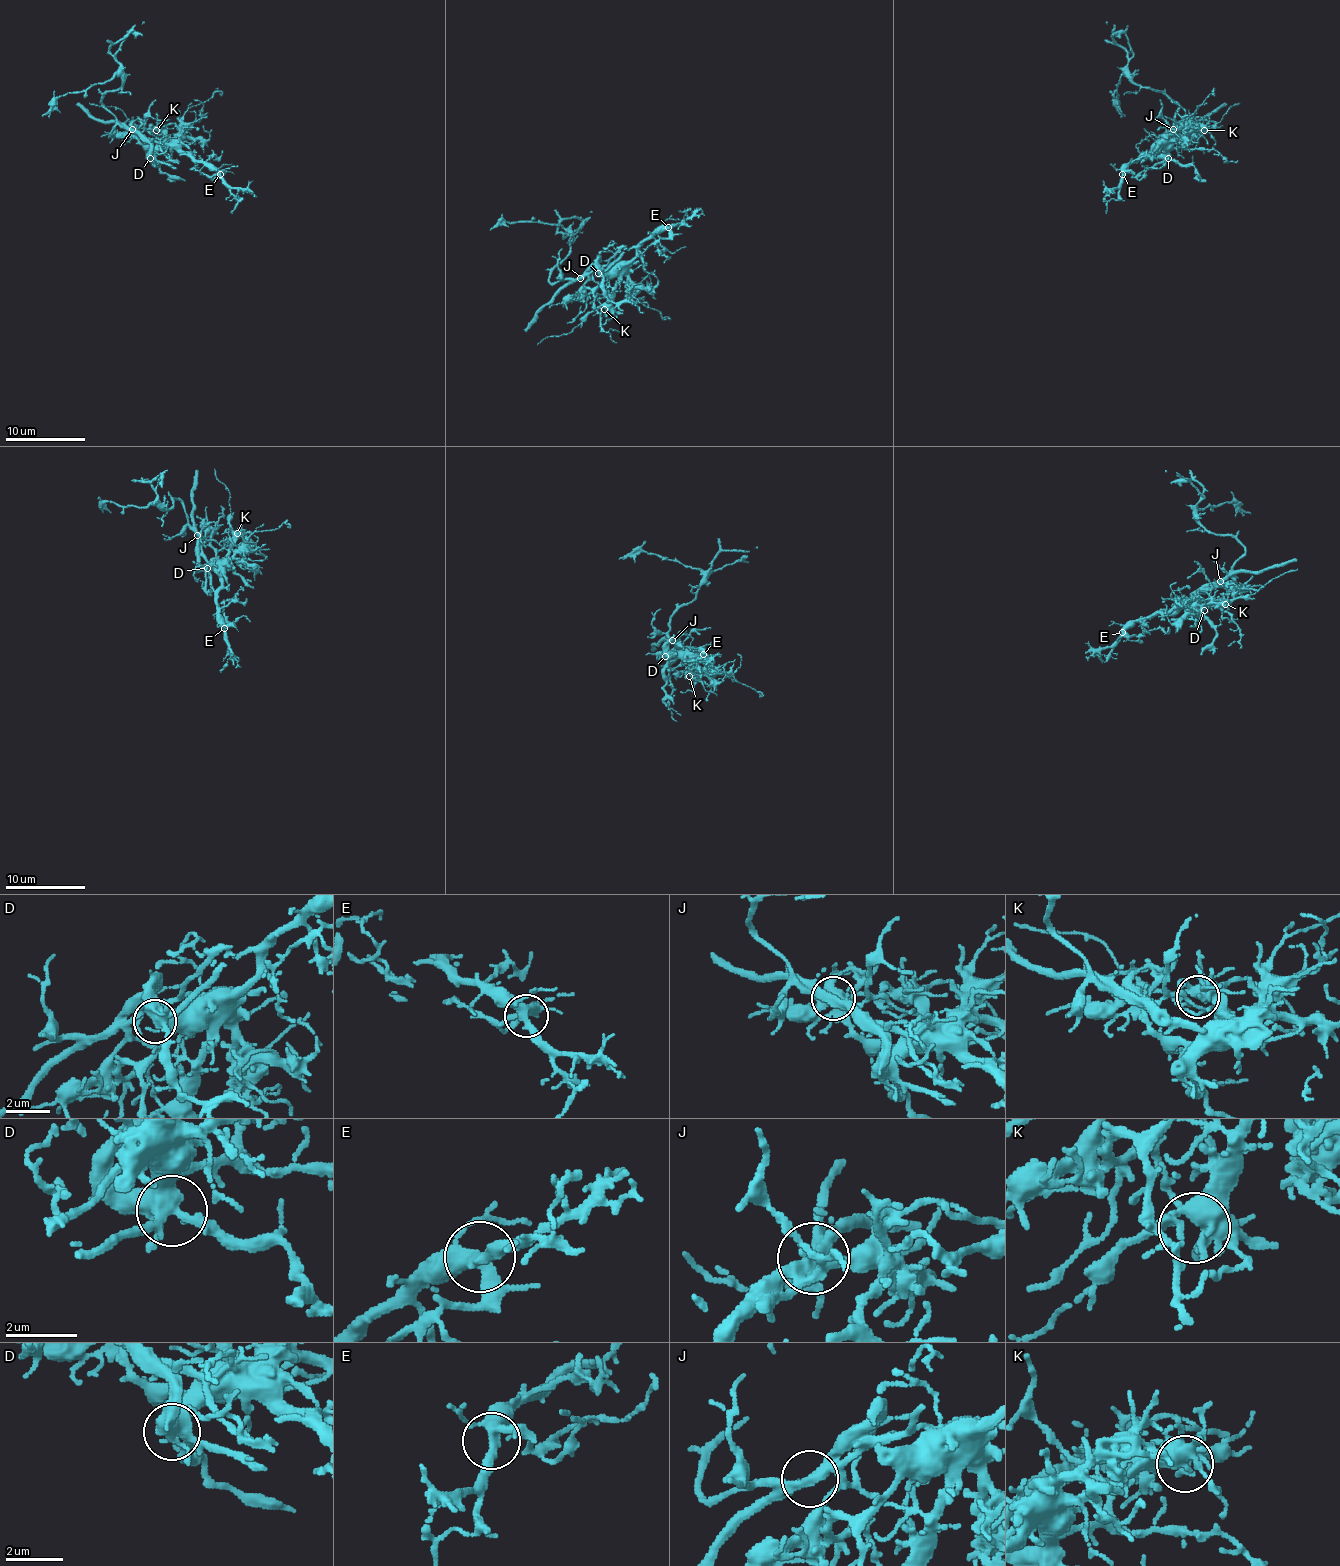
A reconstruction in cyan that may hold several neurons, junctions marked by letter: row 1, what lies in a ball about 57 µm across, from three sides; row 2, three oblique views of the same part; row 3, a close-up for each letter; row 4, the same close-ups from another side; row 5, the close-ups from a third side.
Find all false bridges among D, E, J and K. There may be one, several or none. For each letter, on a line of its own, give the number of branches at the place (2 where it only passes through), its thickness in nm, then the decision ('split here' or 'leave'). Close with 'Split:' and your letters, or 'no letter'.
D: 6 | 480 nm | leave
E: 4 | 340 nm | leave
J: 2 | 400 nm | split here
K: 9 | 420 nm | leave
Split: J

